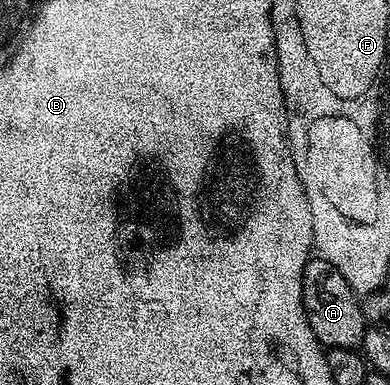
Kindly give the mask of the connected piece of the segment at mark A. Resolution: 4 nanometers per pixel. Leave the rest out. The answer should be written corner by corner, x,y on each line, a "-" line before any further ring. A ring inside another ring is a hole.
320,257
310,258
303,269
303,309
315,337
322,348
362,346
362,339
367,330
365,314
361,308
361,299
356,291
343,281
343,273
331,265
331,261

